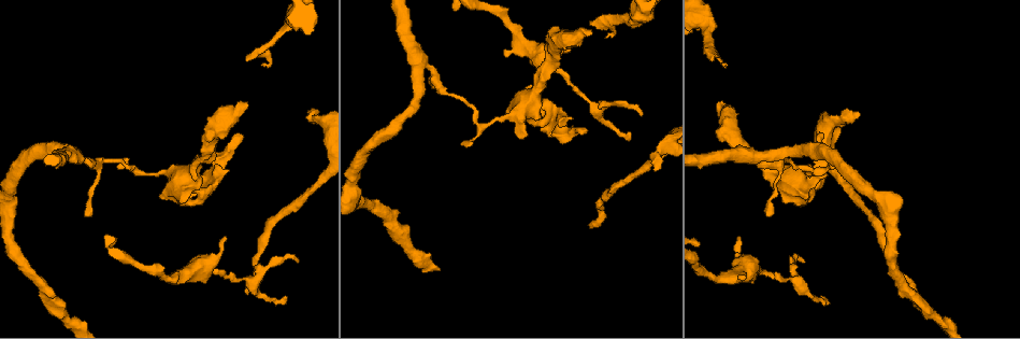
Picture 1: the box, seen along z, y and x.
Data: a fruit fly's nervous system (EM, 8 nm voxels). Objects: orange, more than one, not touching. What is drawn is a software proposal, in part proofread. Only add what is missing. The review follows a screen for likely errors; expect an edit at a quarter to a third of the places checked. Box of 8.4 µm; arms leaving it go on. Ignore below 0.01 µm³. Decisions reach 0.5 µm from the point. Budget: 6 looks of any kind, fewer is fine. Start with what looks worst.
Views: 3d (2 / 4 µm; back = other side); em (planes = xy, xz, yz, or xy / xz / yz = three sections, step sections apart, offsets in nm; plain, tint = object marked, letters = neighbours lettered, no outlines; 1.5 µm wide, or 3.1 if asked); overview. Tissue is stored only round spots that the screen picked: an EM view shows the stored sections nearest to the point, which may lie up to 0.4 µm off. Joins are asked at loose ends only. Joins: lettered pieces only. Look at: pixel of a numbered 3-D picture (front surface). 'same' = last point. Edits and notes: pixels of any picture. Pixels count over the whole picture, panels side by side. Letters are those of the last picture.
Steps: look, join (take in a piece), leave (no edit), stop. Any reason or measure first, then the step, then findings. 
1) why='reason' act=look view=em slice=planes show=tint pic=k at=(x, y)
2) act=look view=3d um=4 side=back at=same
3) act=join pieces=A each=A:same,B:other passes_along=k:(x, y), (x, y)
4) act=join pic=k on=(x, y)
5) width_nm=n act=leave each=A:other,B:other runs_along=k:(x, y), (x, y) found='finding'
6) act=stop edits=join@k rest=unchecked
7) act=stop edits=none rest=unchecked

act=look view=em slice=planes show=letters pic=1 at=(238, 134)

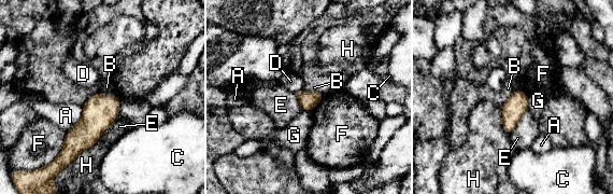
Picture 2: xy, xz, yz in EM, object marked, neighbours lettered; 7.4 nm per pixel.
longest_contact=E:240nm act=leave each=A:other,B:other,C:other,D:other,E:other,F:other,G:other,H:other found='no lettered piece goes on from it'

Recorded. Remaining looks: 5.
why='free end' act=look view=em slice=planes show=letters pic=1 at=(709, 59)

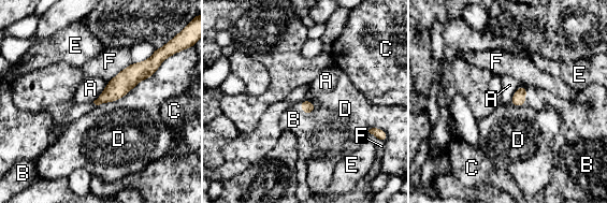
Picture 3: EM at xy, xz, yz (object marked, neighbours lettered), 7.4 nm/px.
act=join pieces=B each=A:other,B:same,C:other,D:other,E:other,F:other found='it goes on there'

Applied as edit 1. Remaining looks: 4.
why='redraw' act=look view=overview

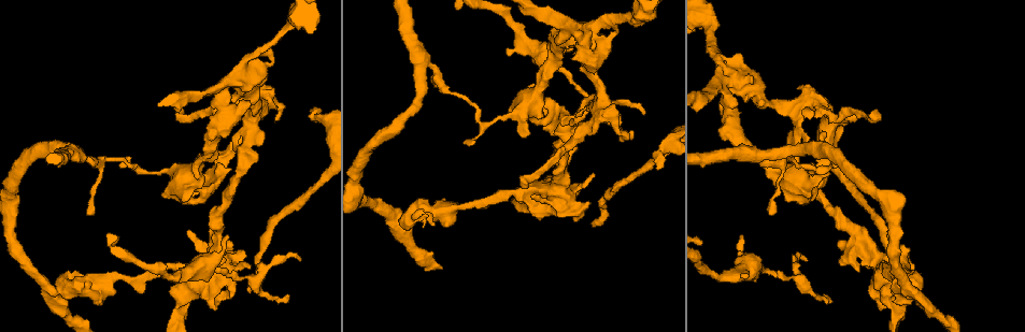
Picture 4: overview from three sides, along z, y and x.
why='branch stops here' act=look view=em slice=planes show=tint pic=4 at=(184, 111)

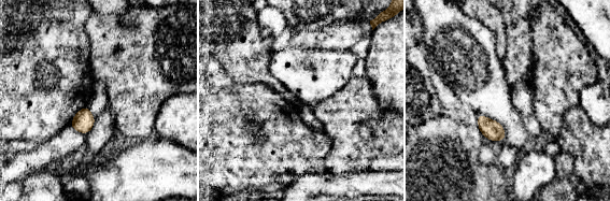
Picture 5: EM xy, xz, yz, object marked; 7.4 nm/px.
why='see the neighbours' act=look view=em slice=planes show=letters at=same

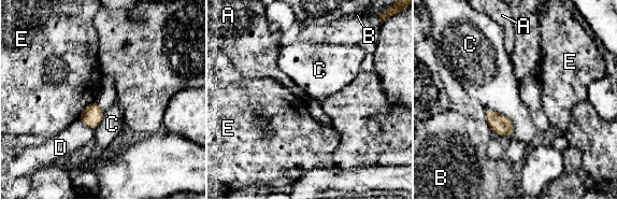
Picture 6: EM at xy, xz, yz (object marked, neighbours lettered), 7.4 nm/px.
act=leave each=A:other,B:other,C:other,D:other,E:other border=6:(486, 108), (503, 114), (513, 134) found='no lettered piece goes on from it'

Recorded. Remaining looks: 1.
act=stop edits=join@3 rest=unchecked

